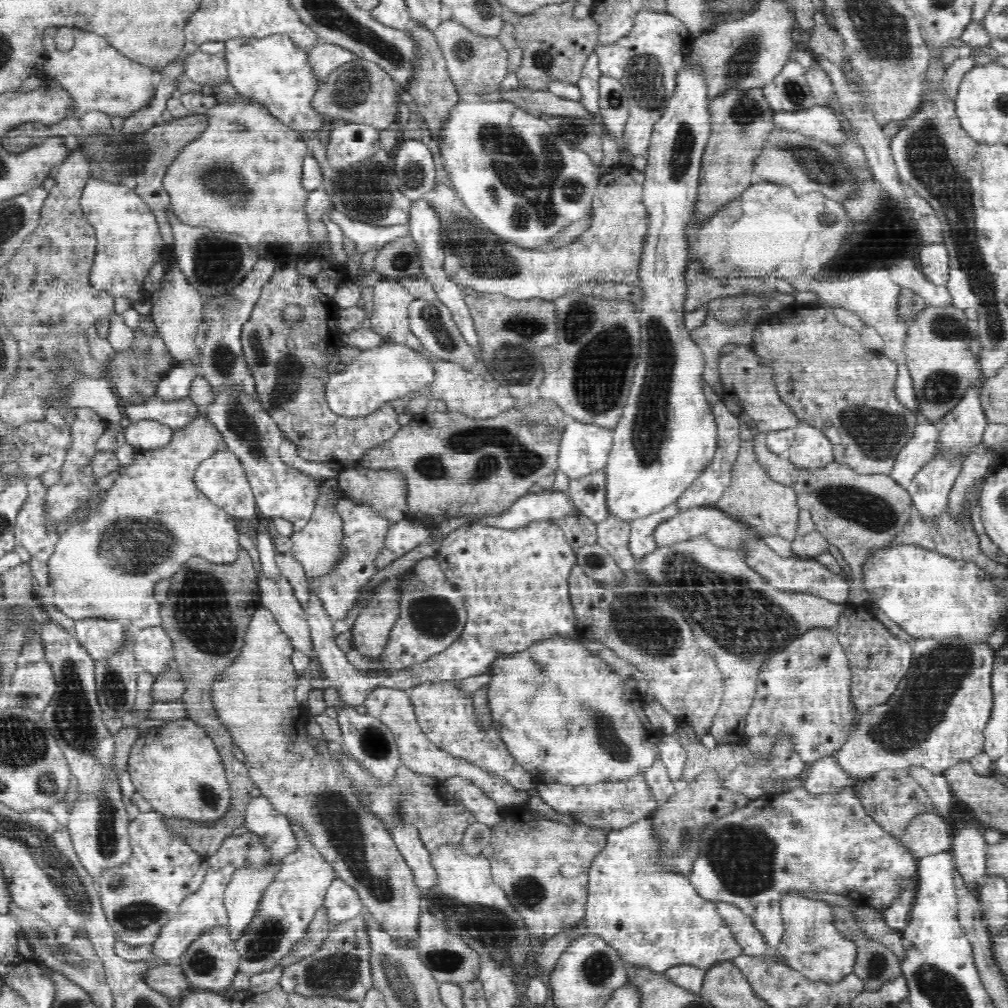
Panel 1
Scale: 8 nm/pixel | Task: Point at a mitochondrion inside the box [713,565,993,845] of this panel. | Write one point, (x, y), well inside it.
(941, 672)

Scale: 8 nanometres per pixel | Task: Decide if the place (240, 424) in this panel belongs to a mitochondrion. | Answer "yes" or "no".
yes

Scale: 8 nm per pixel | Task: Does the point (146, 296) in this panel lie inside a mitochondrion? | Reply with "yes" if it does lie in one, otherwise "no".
no

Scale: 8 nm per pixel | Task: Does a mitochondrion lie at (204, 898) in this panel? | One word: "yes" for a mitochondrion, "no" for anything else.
no

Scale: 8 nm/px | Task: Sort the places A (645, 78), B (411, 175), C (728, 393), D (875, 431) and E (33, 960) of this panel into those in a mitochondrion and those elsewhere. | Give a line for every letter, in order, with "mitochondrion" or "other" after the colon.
A: mitochondrion
B: mitochondrion
C: other
D: mitochondrion
E: other

